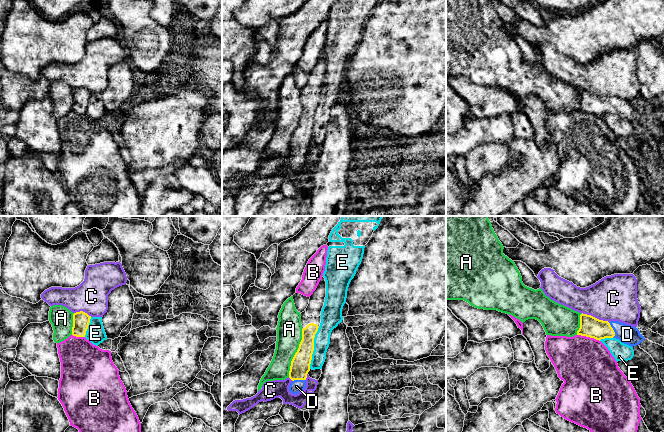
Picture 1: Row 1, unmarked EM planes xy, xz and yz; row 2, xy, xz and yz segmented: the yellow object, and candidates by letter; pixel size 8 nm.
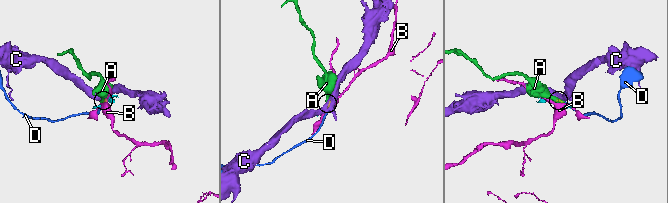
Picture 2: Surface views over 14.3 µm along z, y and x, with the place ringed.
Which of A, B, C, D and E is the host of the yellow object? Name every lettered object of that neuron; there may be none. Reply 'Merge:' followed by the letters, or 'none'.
Merge: D

